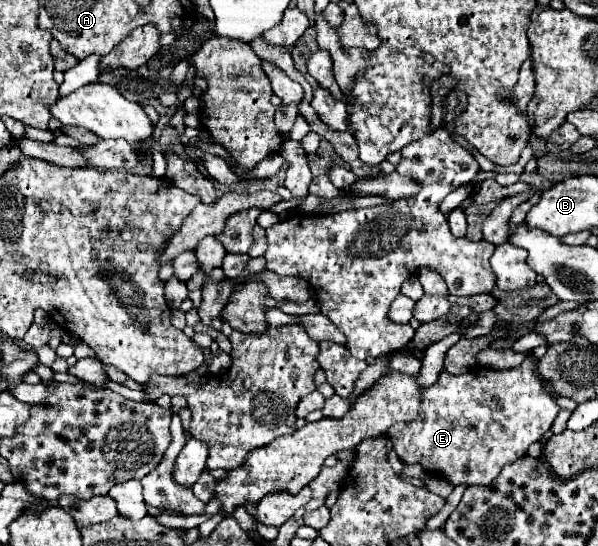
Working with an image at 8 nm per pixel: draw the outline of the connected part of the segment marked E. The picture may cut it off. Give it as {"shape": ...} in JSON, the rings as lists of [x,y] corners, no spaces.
{"shape":[[[530,357],[524,359],[522,365],[518,365],[518,367],[514,367],[514,369],[506,369],[506,371],[496,371],[496,369],[470,369],[470,371],[466,371],[466,373],[462,373],[462,375],[450,375],[450,373],[444,371],[444,373],[440,375],[440,379],[438,379],[436,385],[432,385],[432,387],[428,387],[428,389],[422,391],[420,399],[422,399],[422,407],[420,407],[418,419],[414,419],[414,421],[410,421],[410,423],[396,423],[396,425],[392,425],[390,431],[388,431],[388,437],[394,441],[396,453],[398,453],[398,457],[402,459],[402,463],[406,463],[406,465],[420,463],[424,471],[428,471],[428,473],[432,473],[432,471],[434,471],[434,473],[440,473],[440,475],[444,475],[444,479],[448,479],[452,485],[490,485],[490,483],[498,477],[498,473],[502,471],[504,465],[514,463],[514,459],[518,459],[518,457],[524,457],[528,445],[534,443],[534,441],[540,441],[540,439],[544,437],[544,433],[550,429],[552,421],[556,419],[556,415],[558,415],[558,411],[560,411],[560,407],[556,405],[554,395],[546,389],[546,383],[536,375],[536,361],[530,359]]]}

